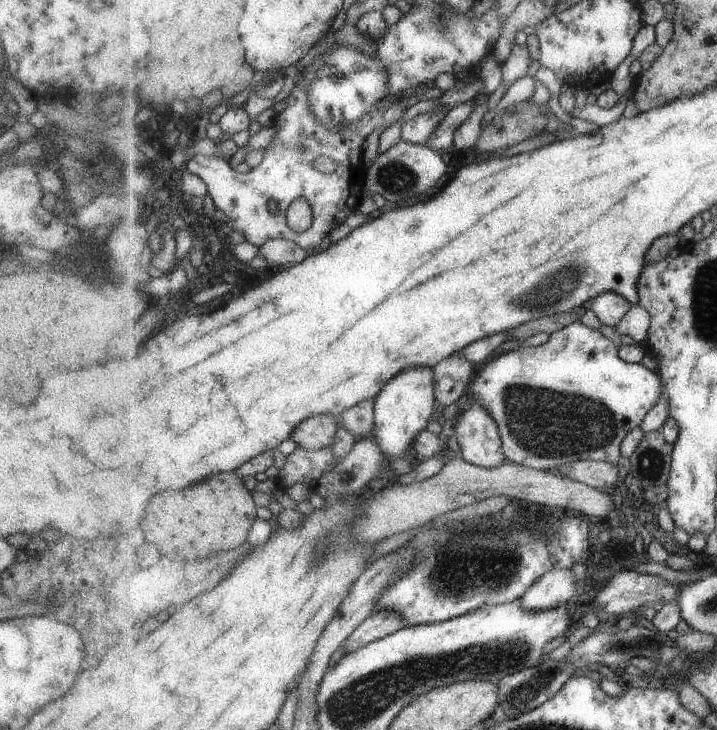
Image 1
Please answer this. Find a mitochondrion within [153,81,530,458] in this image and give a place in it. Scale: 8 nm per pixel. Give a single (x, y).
(399, 180)

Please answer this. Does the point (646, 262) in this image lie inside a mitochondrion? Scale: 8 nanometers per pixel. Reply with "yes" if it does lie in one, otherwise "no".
no

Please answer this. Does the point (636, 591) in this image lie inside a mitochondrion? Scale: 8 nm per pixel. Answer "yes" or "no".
no

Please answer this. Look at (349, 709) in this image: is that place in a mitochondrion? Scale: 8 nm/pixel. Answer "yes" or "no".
yes

